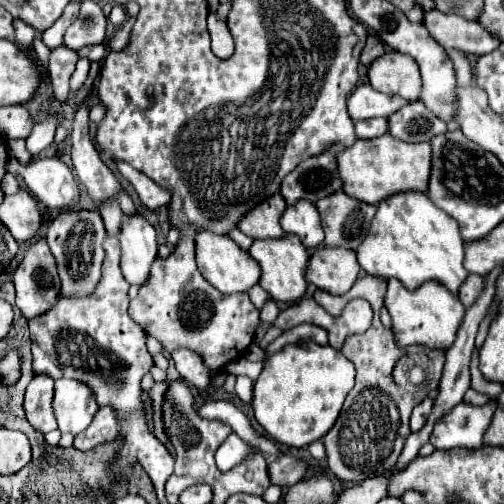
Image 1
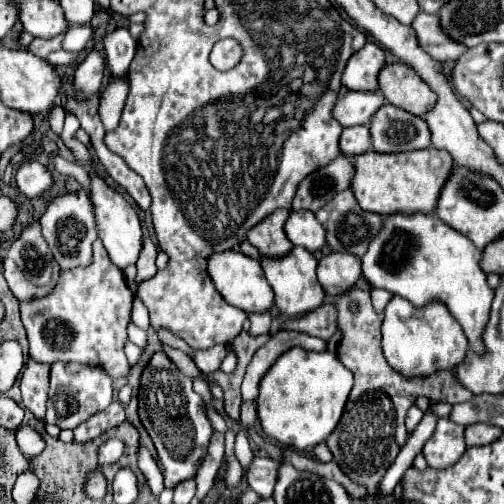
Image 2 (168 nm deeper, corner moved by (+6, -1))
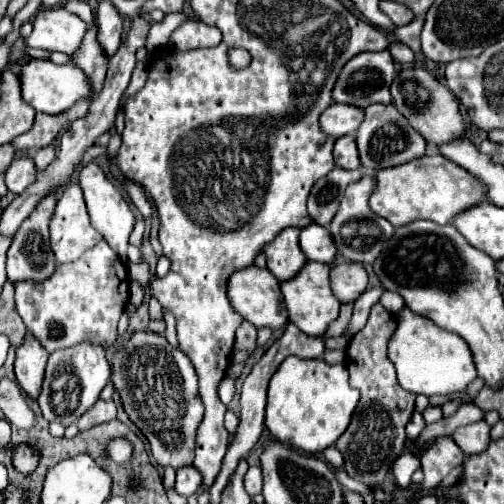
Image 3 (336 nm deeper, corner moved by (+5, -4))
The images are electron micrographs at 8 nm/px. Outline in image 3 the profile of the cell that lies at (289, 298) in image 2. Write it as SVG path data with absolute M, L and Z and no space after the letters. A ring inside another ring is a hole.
M307 260L305 266L293 278L279 282L285 308L289 312L289 322L293 322L297 328L301 328L309 336L323 336L329 322L333 322L339 314L341 302L337 302L337 298L333 296L329 288L329 270L331 270L329 264Z

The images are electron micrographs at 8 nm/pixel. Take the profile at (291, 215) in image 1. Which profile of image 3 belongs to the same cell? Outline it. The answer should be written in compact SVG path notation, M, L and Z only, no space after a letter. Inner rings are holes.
M311 222L305 228L301 228L299 246L301 246L303 254L309 260L325 262L325 264L331 264L333 258L335 258L335 252L337 252L329 230L323 228L323 226L319 226L319 224L315 224L315 222Z

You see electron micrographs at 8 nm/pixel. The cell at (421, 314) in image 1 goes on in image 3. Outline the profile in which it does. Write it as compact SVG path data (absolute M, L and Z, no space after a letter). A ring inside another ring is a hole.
M407 306L397 312L397 328L389 338L387 356L395 364L401 388L413 394L433 396L461 392L477 376L471 350L461 340L461 336L449 330L441 330L433 320L421 314L413 314L413 310L409 310Z

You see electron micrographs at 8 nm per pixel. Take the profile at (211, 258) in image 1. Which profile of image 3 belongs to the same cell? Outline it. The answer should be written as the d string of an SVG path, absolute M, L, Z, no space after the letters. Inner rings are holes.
M251 264L251 266L245 266L245 270L235 270L227 282L227 296L231 306L255 328L269 326L271 330L279 330L287 322L287 310L281 298L279 280L267 268L259 268Z

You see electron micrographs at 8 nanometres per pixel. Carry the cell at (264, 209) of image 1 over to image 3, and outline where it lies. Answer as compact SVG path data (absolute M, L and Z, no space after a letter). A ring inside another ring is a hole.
M299 228L281 230L281 234L265 244L263 254L267 256L267 268L275 274L277 280L293 278L297 270L301 270L303 262L307 260L299 248Z

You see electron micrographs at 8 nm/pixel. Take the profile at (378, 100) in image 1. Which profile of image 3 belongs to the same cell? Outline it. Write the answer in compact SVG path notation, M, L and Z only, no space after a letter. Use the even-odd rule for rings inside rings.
M333 102L321 114L321 130L333 138L341 138L345 134L357 132L357 126L361 126L363 116L365 116L365 110L359 106L345 106L345 104Z

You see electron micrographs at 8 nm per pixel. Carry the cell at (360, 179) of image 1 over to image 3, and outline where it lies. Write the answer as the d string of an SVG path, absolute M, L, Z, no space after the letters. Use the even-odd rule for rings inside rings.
M441 154L421 156L413 162L375 172L375 190L369 198L371 210L393 226L405 226L415 220L449 224L465 208L485 198L485 188L465 168L453 164Z

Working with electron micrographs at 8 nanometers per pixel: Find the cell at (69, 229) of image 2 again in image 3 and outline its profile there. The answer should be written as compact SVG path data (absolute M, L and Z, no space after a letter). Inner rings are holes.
M77 182L63 188L49 230L51 248L59 264L77 260L85 250L93 248L101 240L101 234L89 222L83 190Z

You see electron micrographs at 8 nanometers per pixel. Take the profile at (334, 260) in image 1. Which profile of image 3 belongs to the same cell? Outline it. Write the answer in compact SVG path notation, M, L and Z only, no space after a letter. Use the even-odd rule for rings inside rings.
M345 262L331 266L331 290L339 302L355 302L367 288L367 272L363 264Z

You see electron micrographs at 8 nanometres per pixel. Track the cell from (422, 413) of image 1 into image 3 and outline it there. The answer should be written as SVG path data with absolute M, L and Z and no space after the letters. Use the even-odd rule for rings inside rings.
M413 412L413 418L409 420L409 424L407 424L407 438L409 440L415 440L417 438L417 434L421 434L423 432L423 428L425 428L425 420L423 420L423 414L421 412Z

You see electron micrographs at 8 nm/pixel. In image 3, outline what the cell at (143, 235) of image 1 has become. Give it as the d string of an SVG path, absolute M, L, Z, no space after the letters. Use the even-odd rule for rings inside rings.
M89 162L87 166L81 168L79 184L81 184L83 194L85 194L85 202L87 202L91 226L97 228L97 232L107 240L107 244L115 250L115 254L121 258L121 262L127 262L127 248L129 248L129 242L127 240L129 240L129 234L133 232L133 224L135 224L135 216L133 216L133 210L131 210L129 200L103 174L103 170L95 162Z

